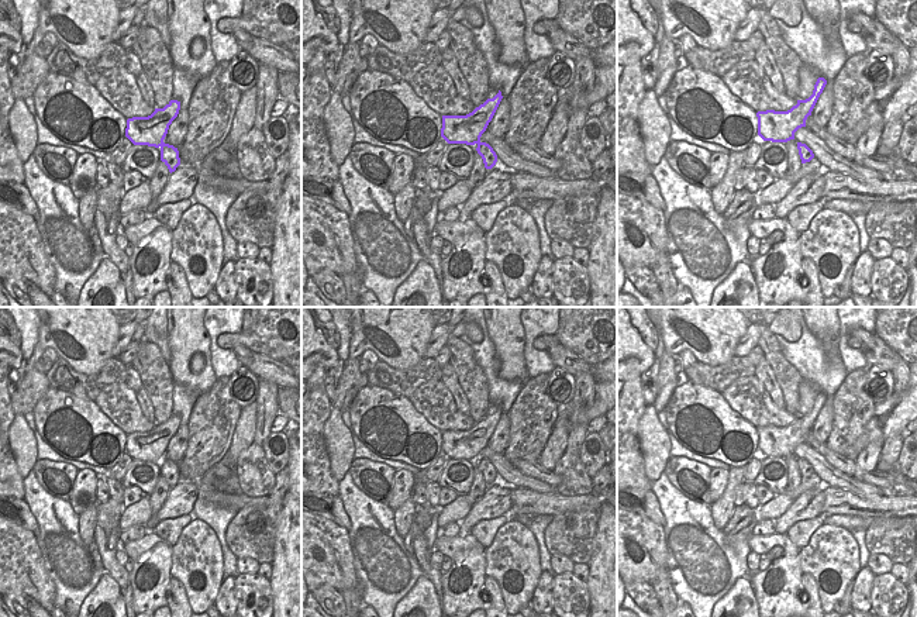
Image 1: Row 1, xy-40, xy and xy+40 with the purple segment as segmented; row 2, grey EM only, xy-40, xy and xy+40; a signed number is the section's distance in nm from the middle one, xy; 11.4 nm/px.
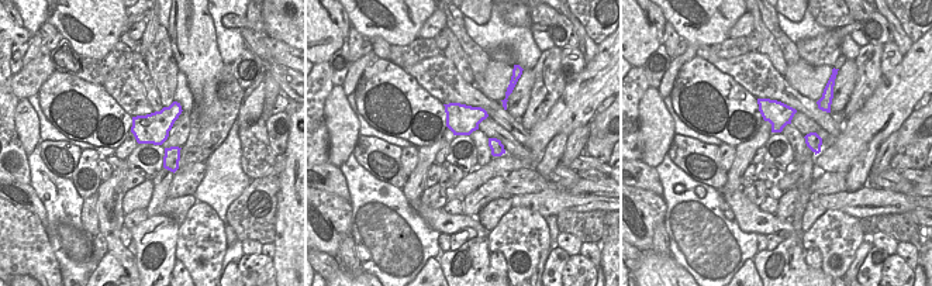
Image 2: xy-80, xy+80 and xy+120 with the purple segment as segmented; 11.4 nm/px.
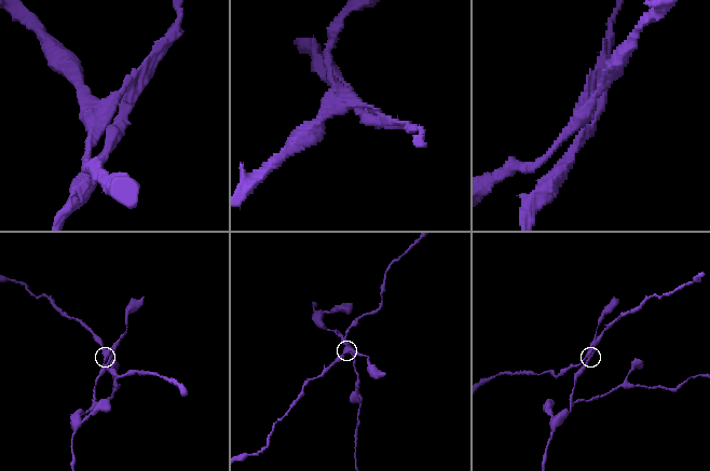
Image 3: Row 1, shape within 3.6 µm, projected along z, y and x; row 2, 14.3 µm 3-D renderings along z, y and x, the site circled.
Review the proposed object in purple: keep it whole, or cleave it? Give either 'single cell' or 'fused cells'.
fused cells

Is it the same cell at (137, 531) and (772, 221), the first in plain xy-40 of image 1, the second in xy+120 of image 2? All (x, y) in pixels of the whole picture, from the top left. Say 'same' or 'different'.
different

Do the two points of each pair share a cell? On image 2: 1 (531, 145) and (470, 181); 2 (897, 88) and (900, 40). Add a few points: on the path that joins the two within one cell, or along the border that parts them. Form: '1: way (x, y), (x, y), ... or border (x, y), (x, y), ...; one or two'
1: way (524, 162), (497, 165), (489, 171); one
2: border (912, 44), (903, 55); two

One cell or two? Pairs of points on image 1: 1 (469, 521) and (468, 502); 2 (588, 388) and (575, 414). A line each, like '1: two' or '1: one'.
1: two
2: one

